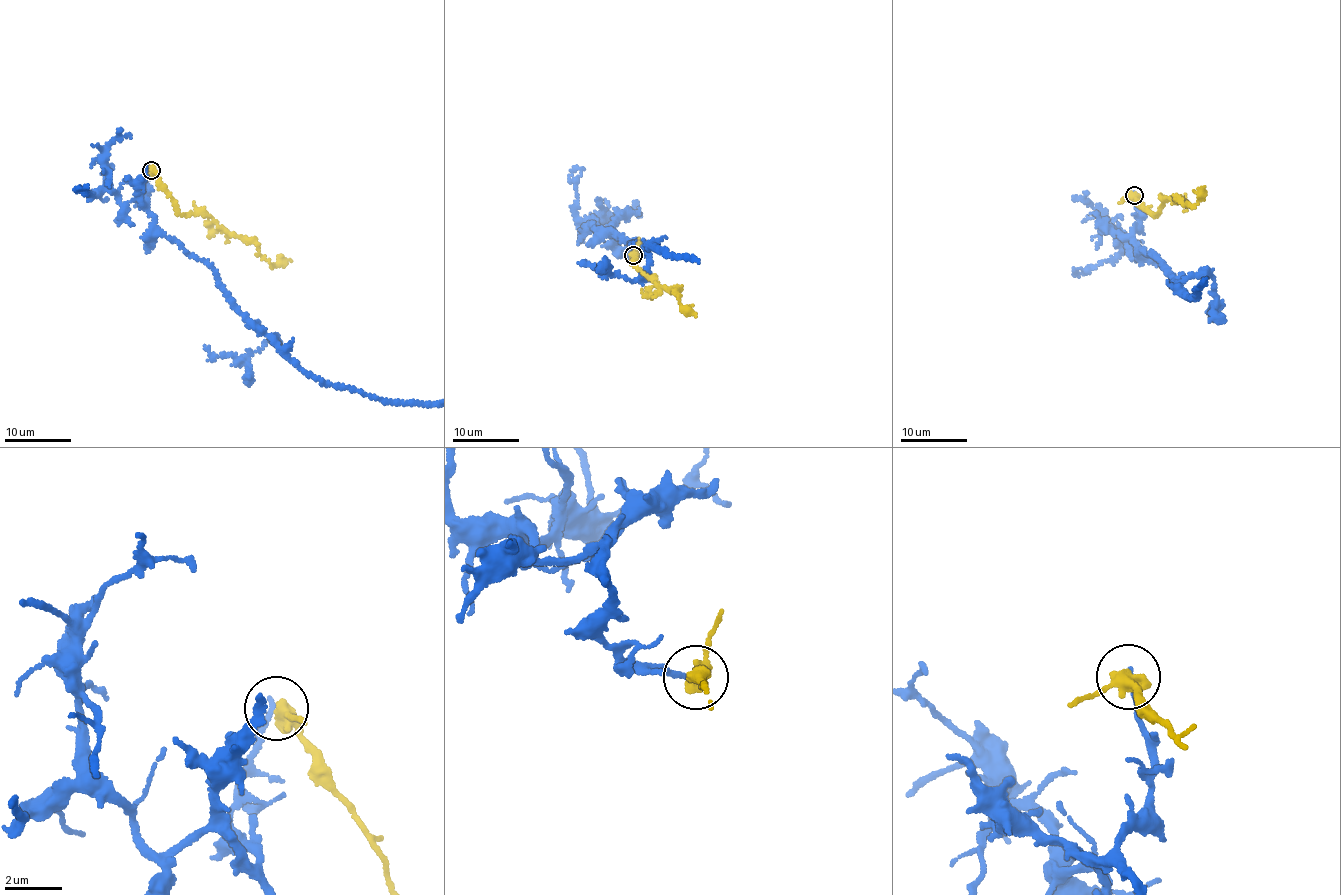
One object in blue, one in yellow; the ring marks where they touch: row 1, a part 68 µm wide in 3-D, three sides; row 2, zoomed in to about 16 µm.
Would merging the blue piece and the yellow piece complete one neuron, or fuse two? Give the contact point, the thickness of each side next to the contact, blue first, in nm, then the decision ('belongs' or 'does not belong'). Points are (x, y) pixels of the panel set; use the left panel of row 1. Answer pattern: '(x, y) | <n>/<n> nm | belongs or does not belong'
(151, 170) | 200/420 nm | does not belong

